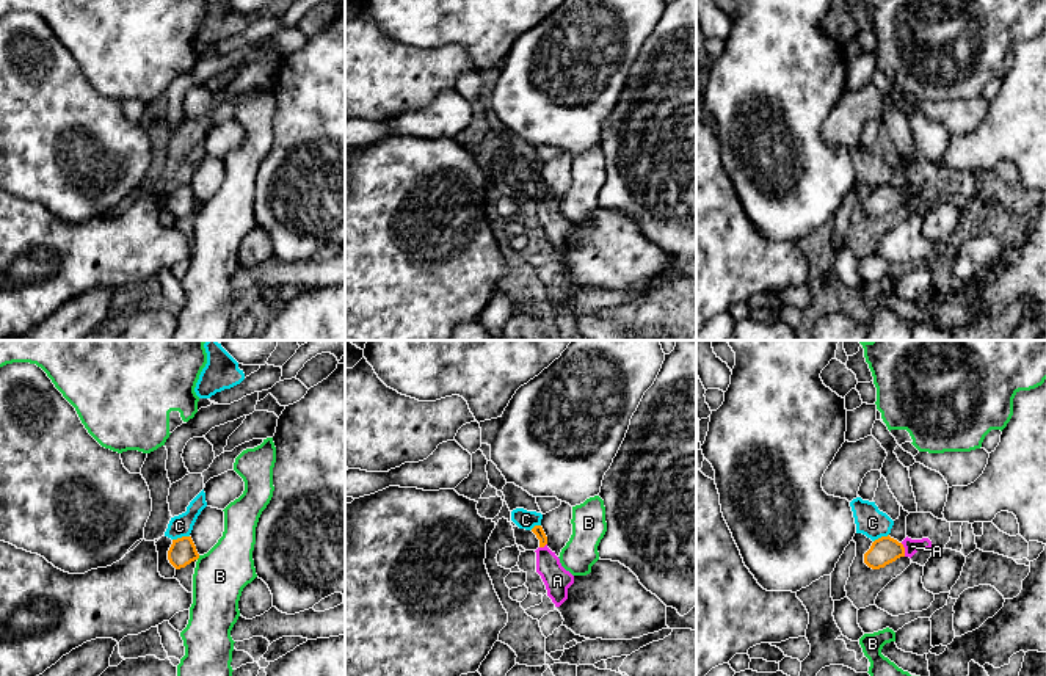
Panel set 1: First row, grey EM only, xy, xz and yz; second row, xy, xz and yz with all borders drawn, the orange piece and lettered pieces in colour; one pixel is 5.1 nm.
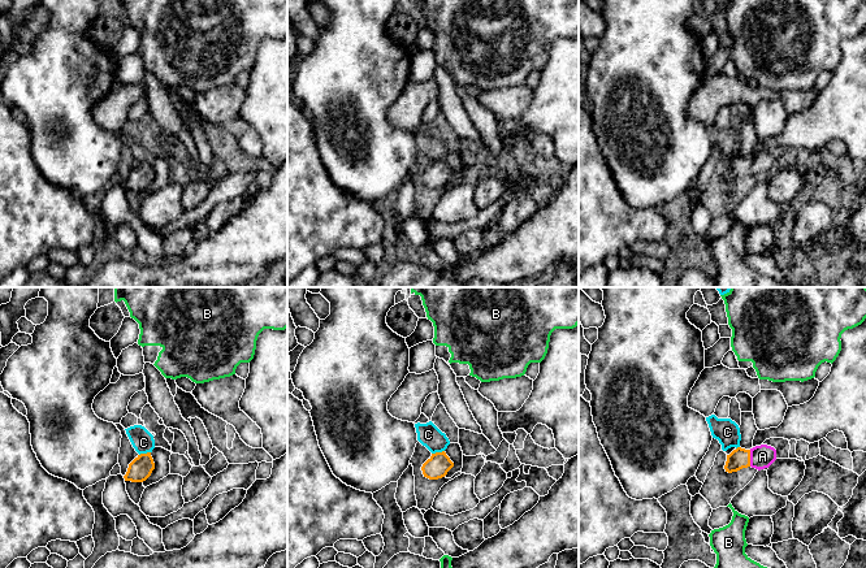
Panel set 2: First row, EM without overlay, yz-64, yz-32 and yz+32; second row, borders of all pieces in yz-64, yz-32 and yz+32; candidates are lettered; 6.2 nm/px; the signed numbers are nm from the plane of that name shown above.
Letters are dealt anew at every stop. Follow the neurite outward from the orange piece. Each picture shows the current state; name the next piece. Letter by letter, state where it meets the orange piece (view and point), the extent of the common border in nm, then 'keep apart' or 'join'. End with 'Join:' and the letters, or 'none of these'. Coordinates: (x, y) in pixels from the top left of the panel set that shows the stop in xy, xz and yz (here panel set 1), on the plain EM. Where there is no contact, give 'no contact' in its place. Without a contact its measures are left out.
A: yz (904, 198) | 80 nm | join
B: xy (198, 206) | 30 nm | keep apart
C: xy (182, 185) | 90 nm | keep apart
Join: A

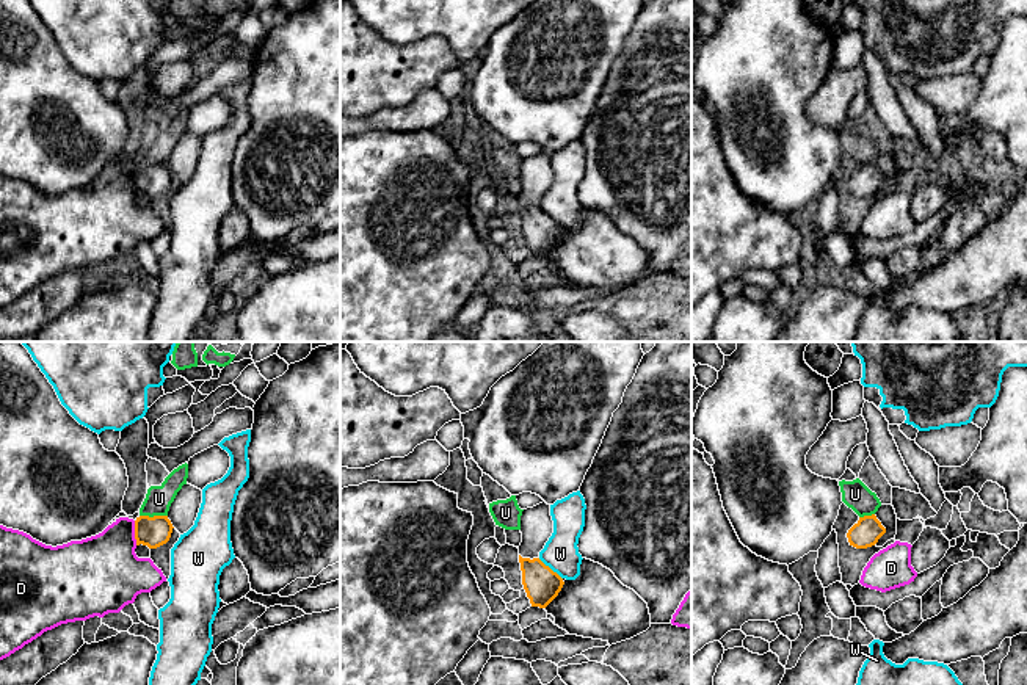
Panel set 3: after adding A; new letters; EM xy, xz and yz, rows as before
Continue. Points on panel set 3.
D: xy (135, 182) | 130 nm | keep apart
U: xy (154, 165) | 140 nm | keep apart
W: xz (549, 217) | 170 nm | keep apart
Join: none of these

